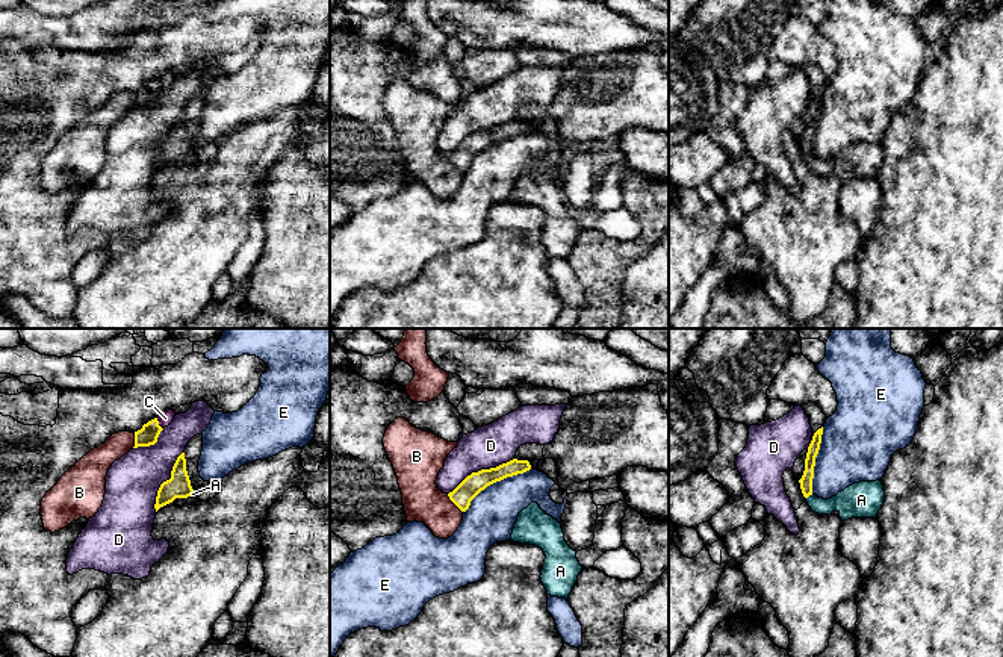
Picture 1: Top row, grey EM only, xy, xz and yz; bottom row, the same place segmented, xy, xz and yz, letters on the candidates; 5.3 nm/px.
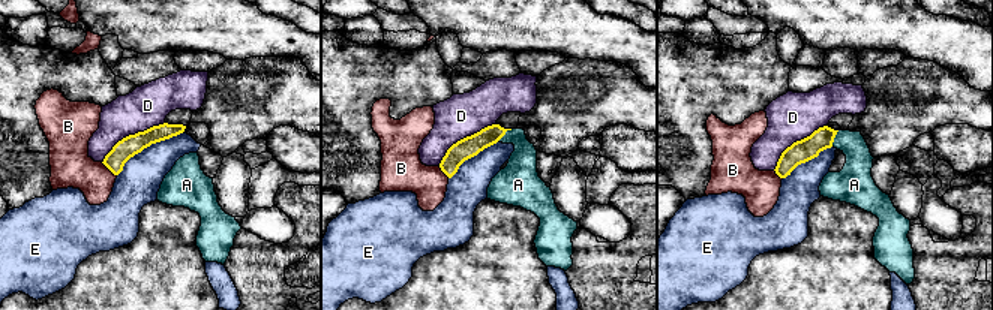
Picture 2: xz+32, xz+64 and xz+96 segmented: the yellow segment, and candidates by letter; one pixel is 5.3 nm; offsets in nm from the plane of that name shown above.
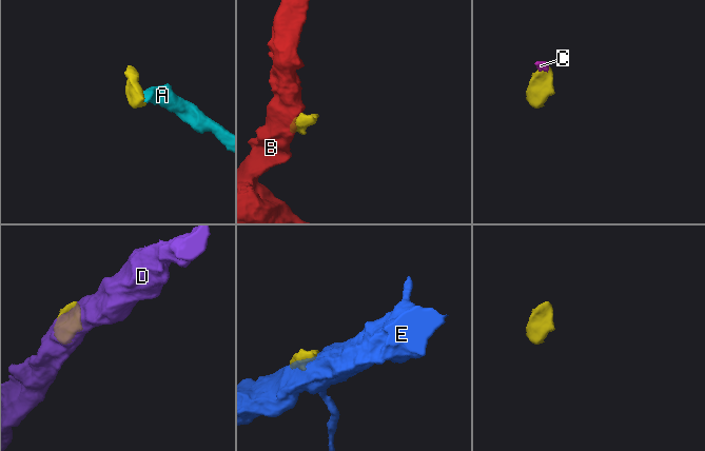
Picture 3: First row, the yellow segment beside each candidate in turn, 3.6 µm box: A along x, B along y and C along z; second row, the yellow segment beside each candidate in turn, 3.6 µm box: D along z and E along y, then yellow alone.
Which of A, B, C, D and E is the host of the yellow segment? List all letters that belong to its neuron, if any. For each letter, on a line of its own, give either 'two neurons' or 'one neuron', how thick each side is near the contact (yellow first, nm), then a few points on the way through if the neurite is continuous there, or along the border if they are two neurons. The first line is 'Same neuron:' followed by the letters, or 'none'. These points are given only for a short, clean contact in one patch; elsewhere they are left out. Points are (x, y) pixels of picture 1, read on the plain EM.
Same neuron: A, C
A: one neuron | 70/170 nm
B: two neurons | 110/220 nm | along xz (447, 155), (463, 173)
C: one neuron | 100/70 nm
D: two neurons | 110/220 nm
E: two neurons | 110/260 nm

